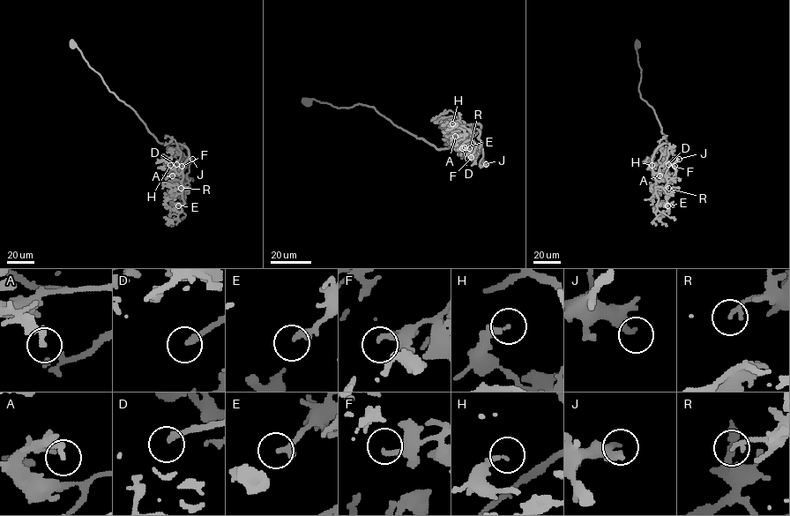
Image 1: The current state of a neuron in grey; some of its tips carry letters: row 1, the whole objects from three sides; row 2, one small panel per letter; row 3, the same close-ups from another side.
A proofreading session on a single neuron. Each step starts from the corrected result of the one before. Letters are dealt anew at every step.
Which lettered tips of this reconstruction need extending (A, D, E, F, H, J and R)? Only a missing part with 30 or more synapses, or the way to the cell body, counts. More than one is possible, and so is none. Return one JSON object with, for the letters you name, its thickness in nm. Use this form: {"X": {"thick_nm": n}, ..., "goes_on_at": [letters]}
{"D": {"thick_nm": 220}, "goes_on_at": ["D"]}

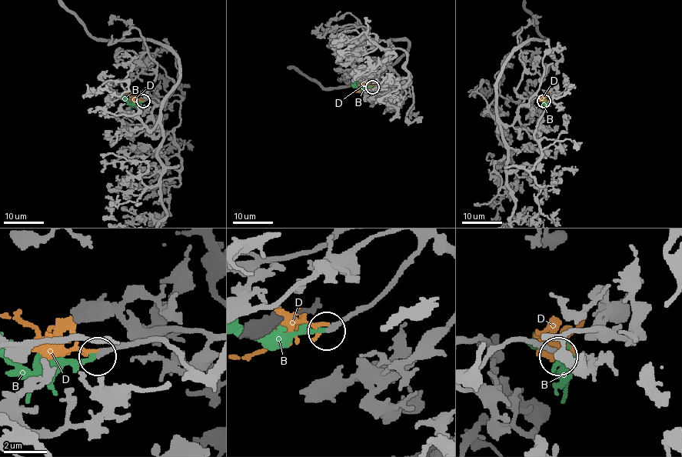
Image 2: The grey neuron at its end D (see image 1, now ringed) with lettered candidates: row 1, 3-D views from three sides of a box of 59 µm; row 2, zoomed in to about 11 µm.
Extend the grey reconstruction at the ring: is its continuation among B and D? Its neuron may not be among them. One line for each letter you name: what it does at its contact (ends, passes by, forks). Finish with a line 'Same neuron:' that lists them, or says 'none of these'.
B: it ends there
Same neuron: B

